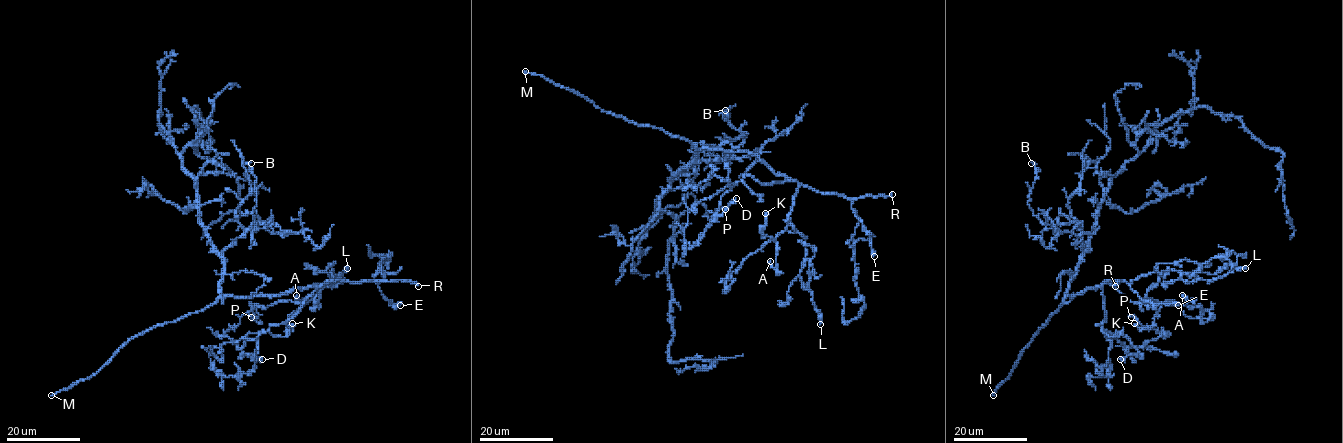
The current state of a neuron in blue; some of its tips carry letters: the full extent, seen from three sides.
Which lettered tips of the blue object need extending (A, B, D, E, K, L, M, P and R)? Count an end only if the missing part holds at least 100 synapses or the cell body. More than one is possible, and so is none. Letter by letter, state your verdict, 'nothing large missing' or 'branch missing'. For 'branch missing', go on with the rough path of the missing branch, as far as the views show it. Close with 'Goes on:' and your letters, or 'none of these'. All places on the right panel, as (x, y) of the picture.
A: nothing large missing
B: nothing large missing
D: nothing large missing
E: nothing large missing
K: nothing large missing
L: nothing large missing
M: branch missing
P: nothing large missing
R: branch missing; missing branch runs (1115, 286), (1103, 279), (1102, 291), (1161, 335), (1169, 336), (1175, 330), (1141, 338), (1121, 327)
Goes on: M, R

